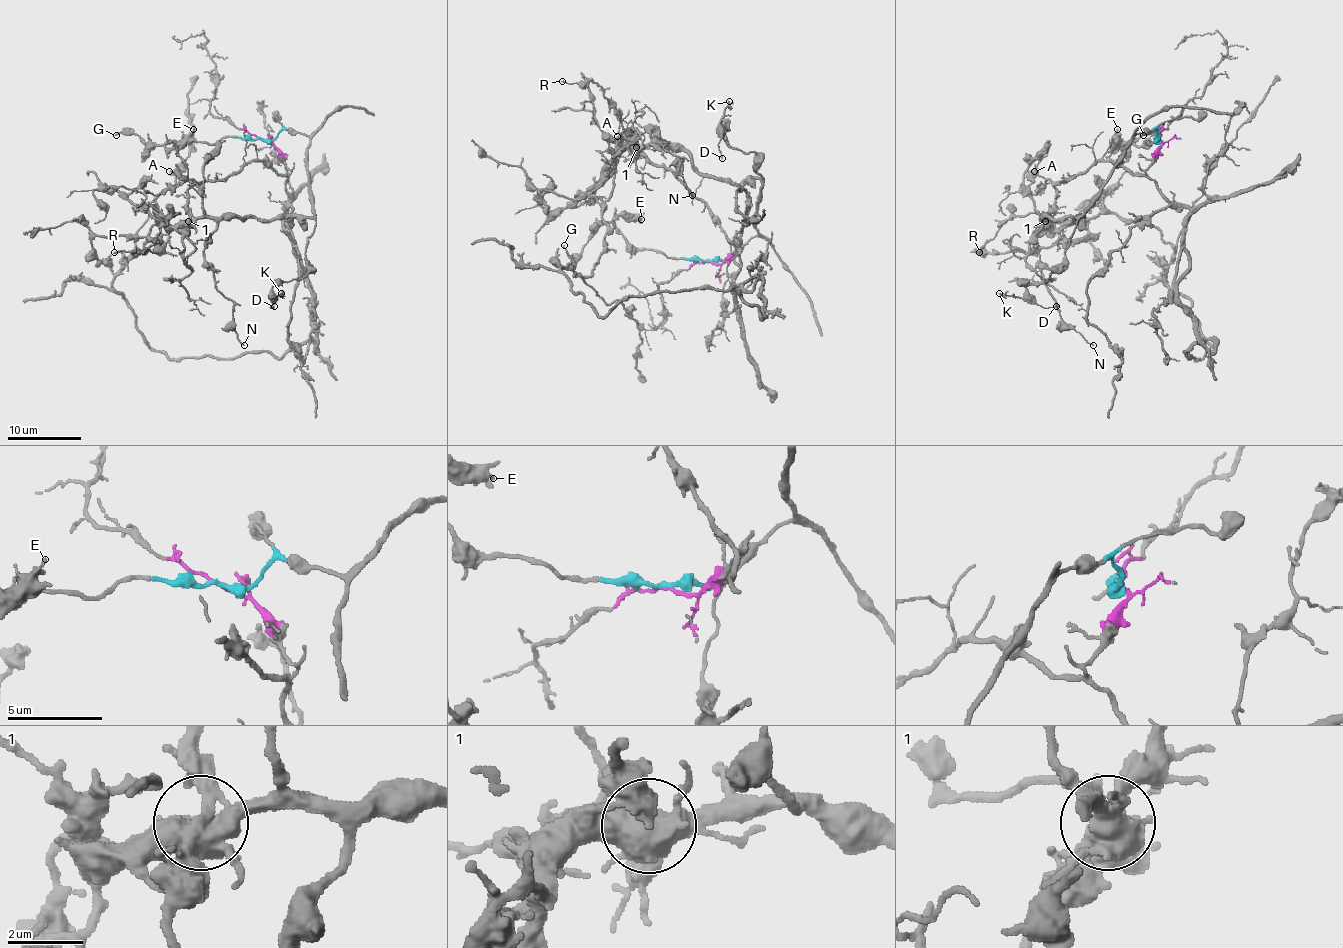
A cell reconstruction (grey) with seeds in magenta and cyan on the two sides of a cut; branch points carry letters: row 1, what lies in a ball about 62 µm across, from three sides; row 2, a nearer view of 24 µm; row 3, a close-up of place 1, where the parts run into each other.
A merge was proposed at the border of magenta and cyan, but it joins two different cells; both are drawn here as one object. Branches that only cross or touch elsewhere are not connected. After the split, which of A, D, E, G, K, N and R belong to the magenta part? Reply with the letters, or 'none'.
none

